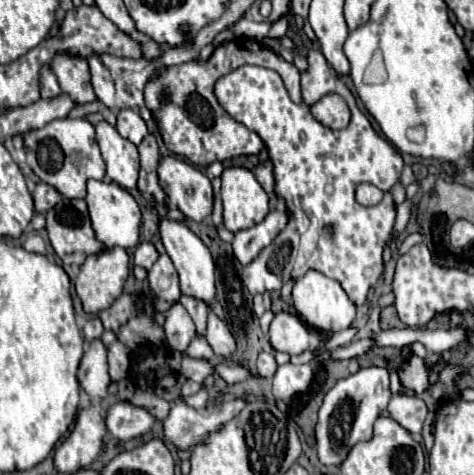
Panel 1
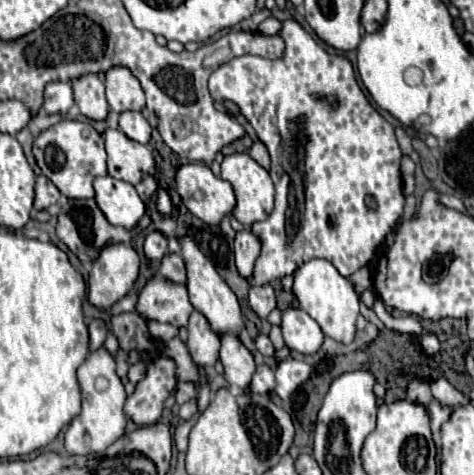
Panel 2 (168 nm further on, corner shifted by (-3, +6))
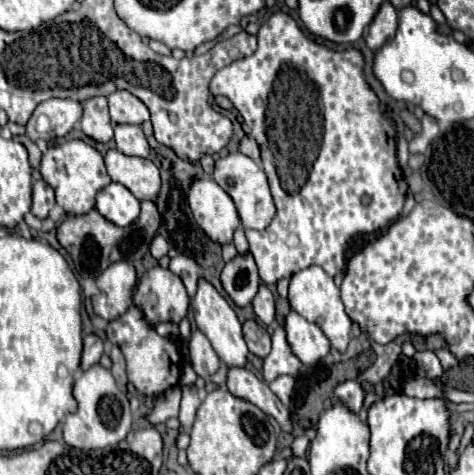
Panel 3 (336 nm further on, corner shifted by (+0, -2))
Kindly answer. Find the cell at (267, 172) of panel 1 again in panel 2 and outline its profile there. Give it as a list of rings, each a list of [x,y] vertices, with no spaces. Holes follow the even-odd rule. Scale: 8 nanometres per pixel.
[[[254,142],[254,146],[250,148],[250,156],[266,170],[270,170],[270,154],[266,150],[266,146],[262,142]]]

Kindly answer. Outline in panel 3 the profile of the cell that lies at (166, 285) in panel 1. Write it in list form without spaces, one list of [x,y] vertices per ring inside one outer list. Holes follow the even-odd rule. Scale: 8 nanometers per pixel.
[[[179,254],[179,256],[171,258],[169,268],[183,280],[183,284],[185,284],[185,288],[187,288],[187,294],[193,298],[195,292],[197,292],[199,278],[201,278],[201,268],[199,268],[199,264],[197,264],[193,258],[189,258],[189,256],[185,256],[185,254]]]

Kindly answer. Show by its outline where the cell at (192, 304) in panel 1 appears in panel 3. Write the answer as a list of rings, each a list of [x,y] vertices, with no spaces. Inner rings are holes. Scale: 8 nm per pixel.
[[[193,330],[193,334],[191,334],[189,356],[191,356],[191,366],[197,372],[197,376],[201,376],[205,380],[209,376],[213,376],[217,372],[219,364],[221,364],[221,360],[215,354],[211,342],[199,330]]]

